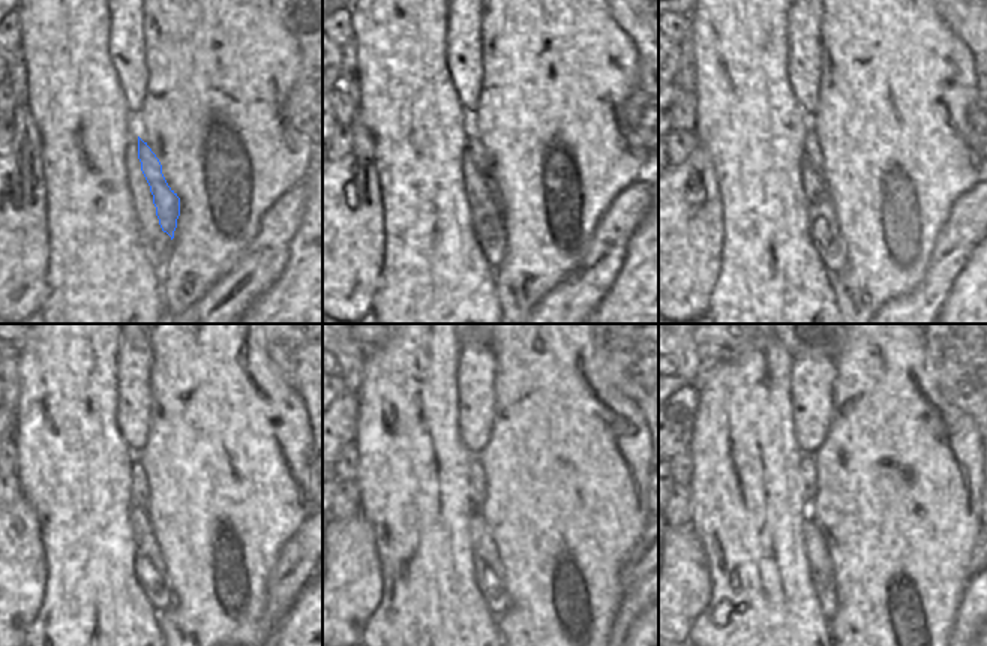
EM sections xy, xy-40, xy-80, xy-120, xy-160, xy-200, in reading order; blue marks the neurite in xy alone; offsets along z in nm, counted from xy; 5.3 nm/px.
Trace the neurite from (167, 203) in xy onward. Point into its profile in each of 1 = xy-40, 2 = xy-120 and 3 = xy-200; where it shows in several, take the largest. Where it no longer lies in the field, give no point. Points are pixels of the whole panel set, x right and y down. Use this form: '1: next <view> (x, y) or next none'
1: next xy-40 (479, 155)
2: next xy-120 (140, 490)
3: next xy-200 (807, 465)

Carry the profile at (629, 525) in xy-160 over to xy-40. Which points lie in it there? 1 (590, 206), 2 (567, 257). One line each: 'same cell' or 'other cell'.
1: same cell
2: same cell

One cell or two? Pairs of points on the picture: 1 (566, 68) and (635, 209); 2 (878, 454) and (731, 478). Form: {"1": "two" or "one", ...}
{"1": "two", "2": "two"}

